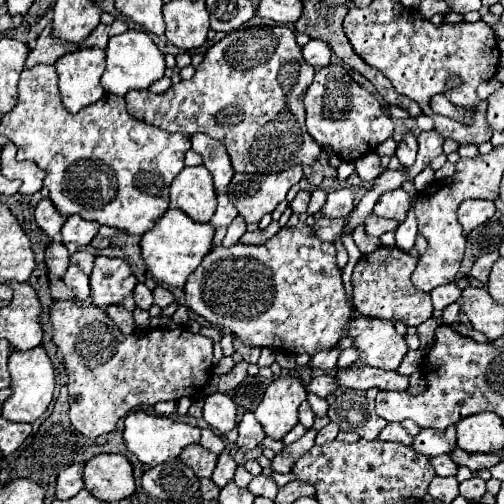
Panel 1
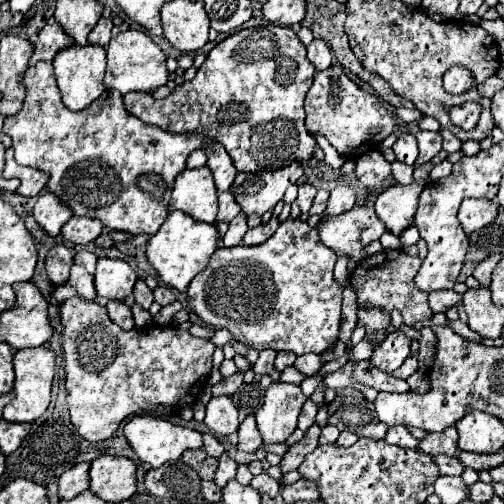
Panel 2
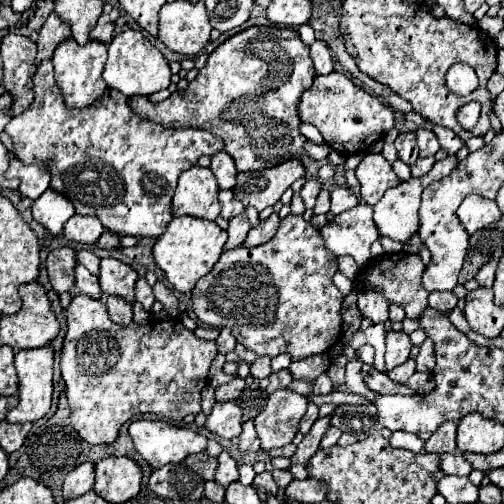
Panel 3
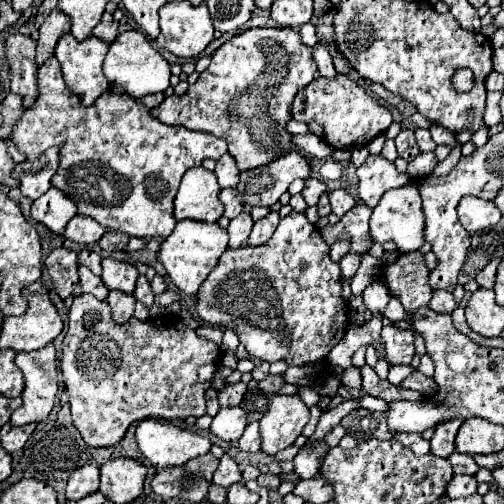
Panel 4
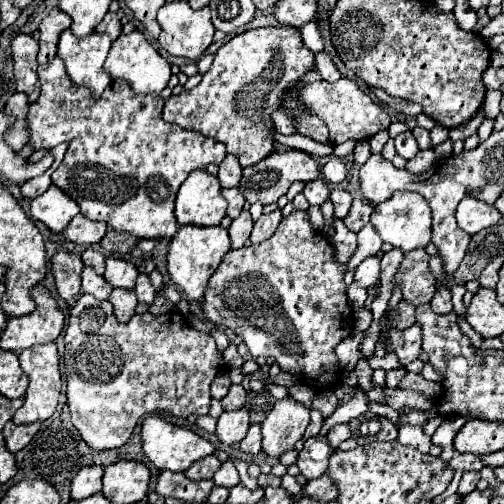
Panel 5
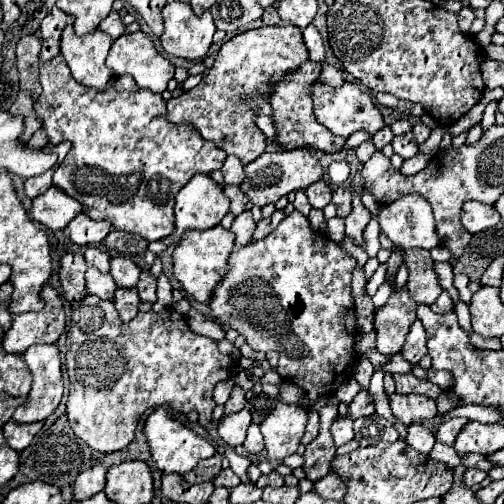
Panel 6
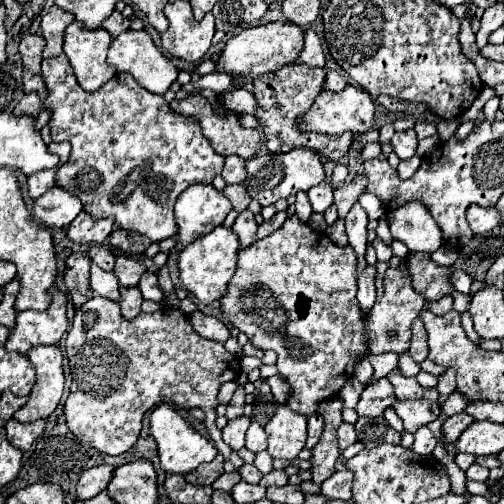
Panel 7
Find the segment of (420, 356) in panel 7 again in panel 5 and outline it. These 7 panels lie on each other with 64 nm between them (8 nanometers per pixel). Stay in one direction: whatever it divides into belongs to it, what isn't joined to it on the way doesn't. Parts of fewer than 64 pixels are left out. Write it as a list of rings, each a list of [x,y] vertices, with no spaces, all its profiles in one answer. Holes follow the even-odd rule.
[[[415,323],[406,330],[390,329],[388,346],[402,366],[416,360],[420,354],[420,324]]]

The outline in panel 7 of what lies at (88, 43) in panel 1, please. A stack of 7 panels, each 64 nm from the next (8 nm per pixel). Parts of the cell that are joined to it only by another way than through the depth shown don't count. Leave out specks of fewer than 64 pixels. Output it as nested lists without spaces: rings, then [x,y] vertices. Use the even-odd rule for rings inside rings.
[[[114,10],[114,14],[110,14],[110,16],[102,22],[102,28],[108,30],[114,38],[116,38],[118,34],[122,34],[124,30],[128,30],[128,26],[130,26],[130,20],[126,20],[118,10]]]

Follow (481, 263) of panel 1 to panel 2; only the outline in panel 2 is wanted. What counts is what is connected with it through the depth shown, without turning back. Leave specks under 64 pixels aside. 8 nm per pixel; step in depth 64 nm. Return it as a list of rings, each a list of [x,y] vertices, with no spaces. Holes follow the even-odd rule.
[[[492,254],[492,256],[488,256],[488,258],[484,258],[478,266],[476,266],[476,270],[474,270],[474,278],[480,282],[480,286],[490,286],[490,276],[492,276],[492,270],[494,270],[494,266],[498,264],[498,260],[502,258],[502,254]]]

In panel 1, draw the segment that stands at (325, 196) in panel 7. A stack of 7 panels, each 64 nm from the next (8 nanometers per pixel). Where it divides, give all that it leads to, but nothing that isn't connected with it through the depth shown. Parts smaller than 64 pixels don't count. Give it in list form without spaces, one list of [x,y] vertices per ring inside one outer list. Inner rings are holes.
[[[300,190],[298,192],[298,196],[290,202],[290,210],[292,210],[292,214],[302,214],[302,212],[306,212],[306,208],[308,208],[308,198],[310,198],[310,192],[308,190]]]

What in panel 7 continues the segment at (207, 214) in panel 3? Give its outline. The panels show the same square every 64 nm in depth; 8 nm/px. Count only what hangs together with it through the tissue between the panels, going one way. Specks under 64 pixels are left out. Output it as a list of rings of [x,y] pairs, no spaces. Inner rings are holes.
[[[196,182],[190,188],[186,188],[178,196],[174,206],[178,224],[176,248],[184,248],[196,236],[206,234],[220,226],[230,210],[232,210],[230,200],[212,184]]]

